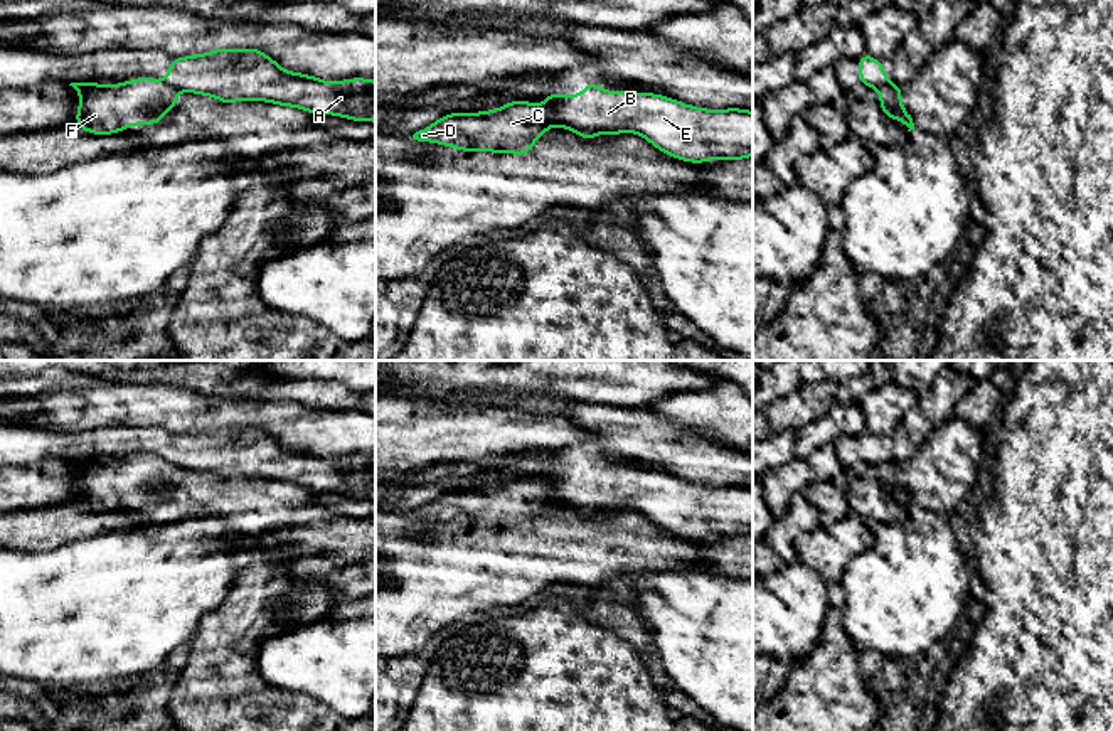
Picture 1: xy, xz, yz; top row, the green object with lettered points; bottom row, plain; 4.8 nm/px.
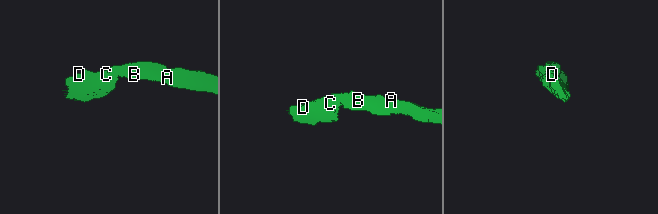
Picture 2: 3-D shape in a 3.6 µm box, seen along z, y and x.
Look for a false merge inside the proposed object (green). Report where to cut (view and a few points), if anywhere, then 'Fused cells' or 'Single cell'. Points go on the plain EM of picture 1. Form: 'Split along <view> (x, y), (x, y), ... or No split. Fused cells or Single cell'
Split along xz (541, 484), (549, 502). Fused cells

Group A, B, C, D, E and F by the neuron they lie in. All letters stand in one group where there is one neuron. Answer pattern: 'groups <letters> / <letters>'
groups A B E / C D F

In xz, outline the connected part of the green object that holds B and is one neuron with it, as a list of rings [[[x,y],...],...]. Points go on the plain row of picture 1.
[[[588,456],[586,467],[544,477],[549,504],[574,509],[584,517],[598,510],[643,514],[660,529],[682,539],[753,534],[753,488],[695,485],[663,472],[606,468]]]

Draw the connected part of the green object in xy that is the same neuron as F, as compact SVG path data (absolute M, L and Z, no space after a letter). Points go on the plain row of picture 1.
M153 455L103 463L71 460L81 475L76 502L93 512L111 512L130 502L152 504L177 483L177 468Z

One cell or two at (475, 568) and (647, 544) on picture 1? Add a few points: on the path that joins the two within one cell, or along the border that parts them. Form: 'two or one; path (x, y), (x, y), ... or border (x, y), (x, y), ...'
one; path (517, 544), (583, 544), (593, 538), (605, 538)

